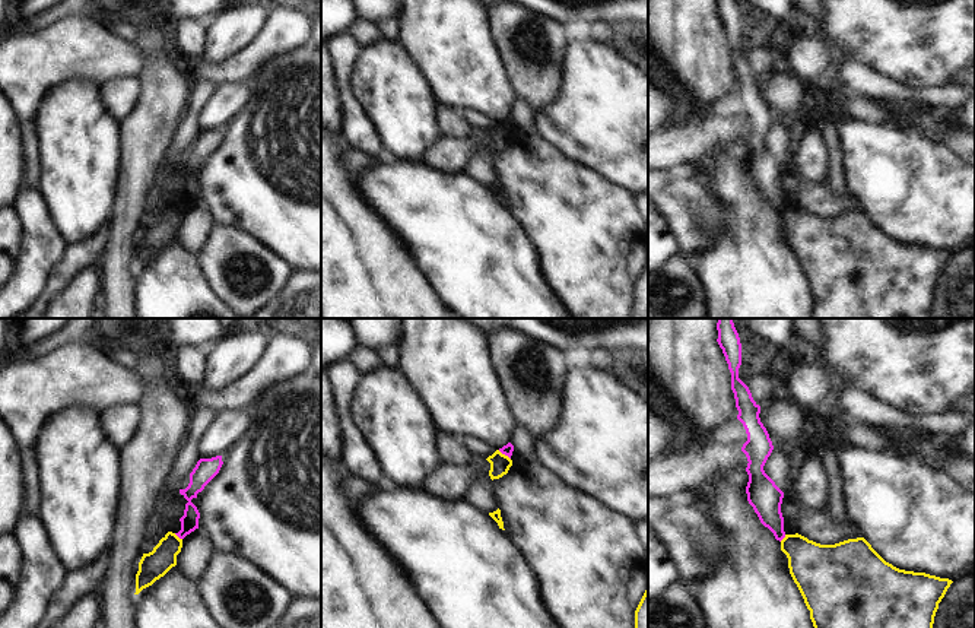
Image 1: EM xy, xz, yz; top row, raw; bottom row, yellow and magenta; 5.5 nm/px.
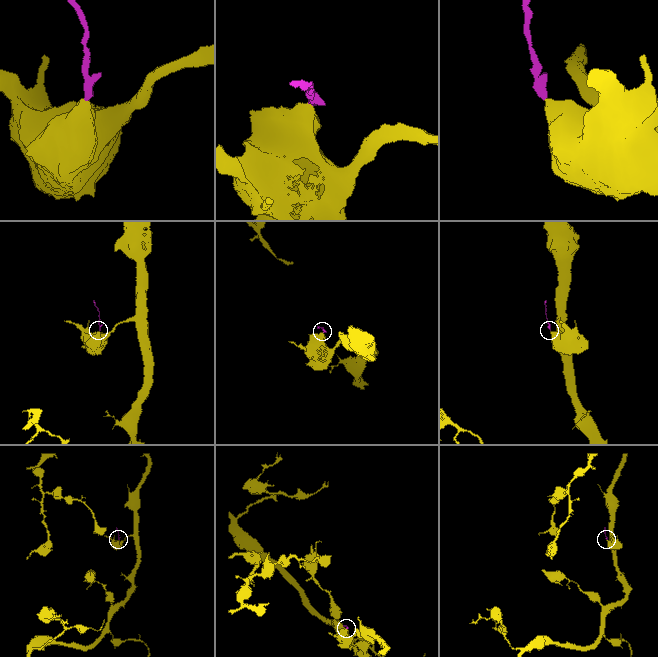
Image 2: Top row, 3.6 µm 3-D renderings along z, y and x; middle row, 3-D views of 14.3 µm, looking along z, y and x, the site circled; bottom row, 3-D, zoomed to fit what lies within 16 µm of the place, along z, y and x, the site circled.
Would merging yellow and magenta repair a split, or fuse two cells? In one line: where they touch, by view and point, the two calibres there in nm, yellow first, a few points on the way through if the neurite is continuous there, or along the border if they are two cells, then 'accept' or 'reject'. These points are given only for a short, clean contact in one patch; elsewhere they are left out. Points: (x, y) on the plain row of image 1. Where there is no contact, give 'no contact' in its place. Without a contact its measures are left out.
meets yellow in xz at (504, 127); 110 nm thick on the yellow side, 60 nm on the other; border along xz (498, 123), (510, 132); reject

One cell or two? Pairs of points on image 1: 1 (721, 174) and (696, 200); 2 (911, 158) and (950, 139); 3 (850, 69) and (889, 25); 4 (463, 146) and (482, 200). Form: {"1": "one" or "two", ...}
{"1": "two", "2": "two", "3": "two", "4": "two"}

